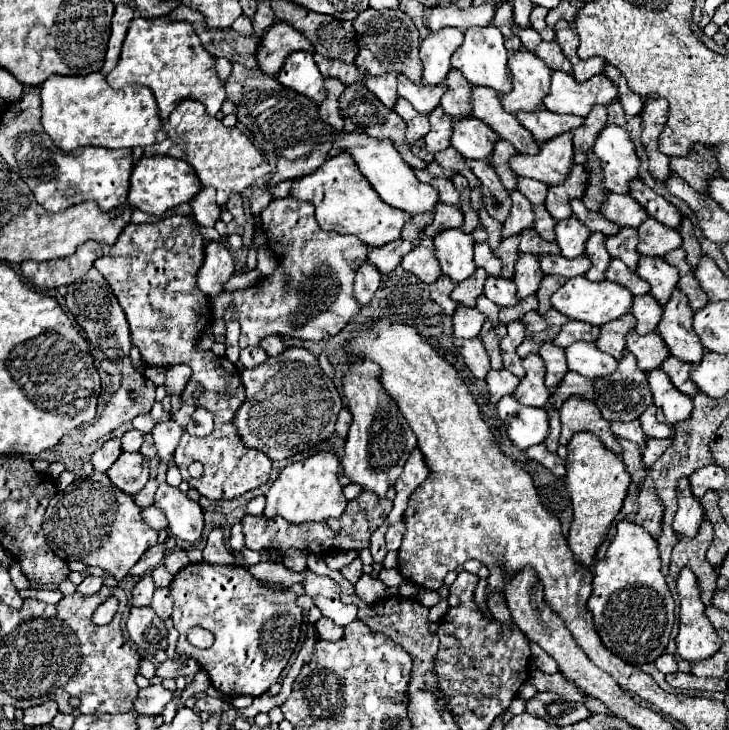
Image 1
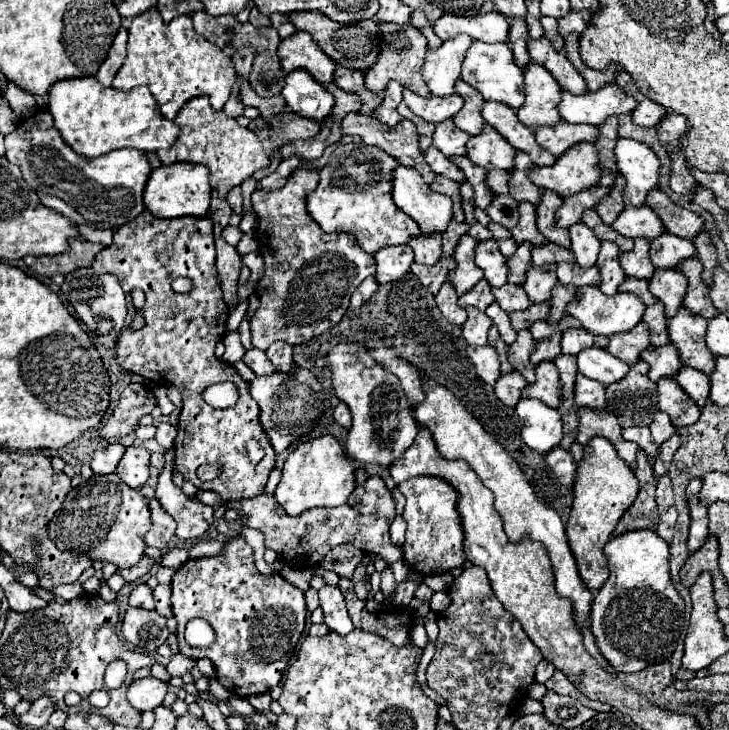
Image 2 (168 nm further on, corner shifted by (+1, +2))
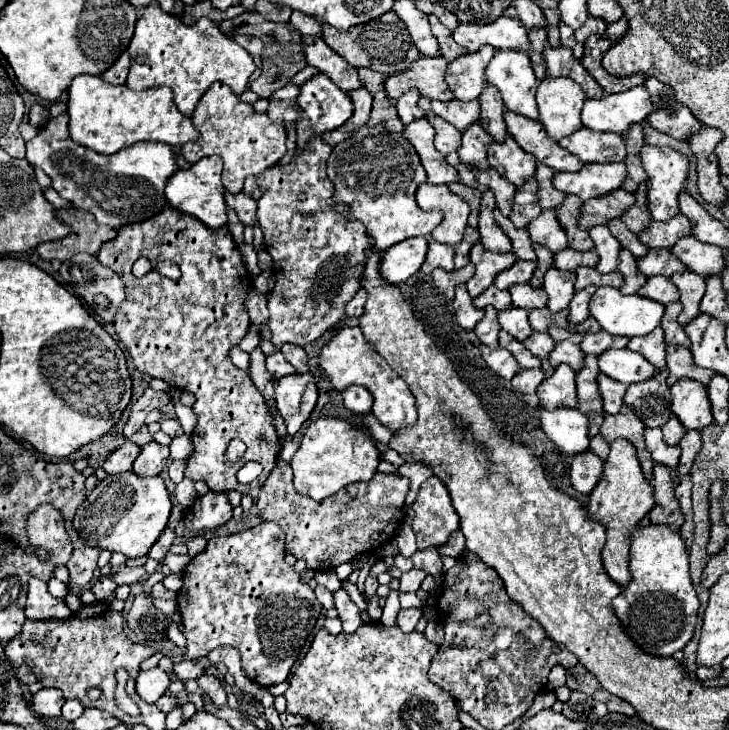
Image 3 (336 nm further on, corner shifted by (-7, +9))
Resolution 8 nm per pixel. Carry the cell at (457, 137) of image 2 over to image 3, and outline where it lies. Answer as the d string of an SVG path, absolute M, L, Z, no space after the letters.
M481 123L477 125L469 125L469 129L465 129L465 133L461 133L461 147L457 149L459 157L463 163L475 165L479 169L487 169L487 151L485 145L491 141L489 133L481 127Z

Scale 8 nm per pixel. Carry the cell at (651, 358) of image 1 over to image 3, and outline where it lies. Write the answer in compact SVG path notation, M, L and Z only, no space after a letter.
M667 345L667 369L669 369L667 385L677 383L679 379L695 379L695 381L707 383L713 377L709 369L701 369L699 365L693 365L691 357L693 355L689 353L687 347Z

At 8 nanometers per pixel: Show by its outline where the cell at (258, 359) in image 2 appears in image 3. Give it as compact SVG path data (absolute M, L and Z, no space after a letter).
M275 351L271 355L267 355L267 371L273 375L273 377L285 377L285 375L291 375L295 373L293 365L289 365L289 361L285 361L283 353L281 351Z

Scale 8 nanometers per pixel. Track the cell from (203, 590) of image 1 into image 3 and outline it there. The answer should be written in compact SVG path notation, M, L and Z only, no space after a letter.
M263 521L253 529L211 539L207 543L207 549L191 559L191 563L183 571L183 587L177 593L181 623L185 627L183 633L187 637L187 655L191 659L205 657L219 645L231 645L241 653L243 671L253 683L269 687L287 679L295 659L301 653L301 647L315 627L321 605L313 589L301 581L301 575L291 565L287 565L283 557L283 529L277 523Z

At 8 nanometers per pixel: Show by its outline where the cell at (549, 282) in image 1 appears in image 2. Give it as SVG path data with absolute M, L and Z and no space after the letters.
M557 284L557 288L553 288L553 296L551 296L551 314L549 314L549 322L557 324L567 312L567 306L577 298L577 288L569 290L563 284Z

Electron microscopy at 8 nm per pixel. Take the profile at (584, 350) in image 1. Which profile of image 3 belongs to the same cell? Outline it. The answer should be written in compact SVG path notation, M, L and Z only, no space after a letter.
M607 349L607 353L597 355L597 365L601 373L625 385L645 381L657 371L645 357L629 349Z

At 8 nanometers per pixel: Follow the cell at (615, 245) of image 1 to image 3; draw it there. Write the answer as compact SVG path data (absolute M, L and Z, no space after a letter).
M649 249L645 257L637 259L637 269L641 269L643 275L667 275L671 277L673 273L685 271L681 263L675 261L675 257L669 253L669 249Z

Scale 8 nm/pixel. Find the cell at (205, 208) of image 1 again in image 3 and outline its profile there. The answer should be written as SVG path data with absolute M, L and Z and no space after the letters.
M225 193L225 201L227 205L237 213L237 217L243 221L243 225L253 225L257 221L257 201L253 201L251 197L247 197L245 193Z

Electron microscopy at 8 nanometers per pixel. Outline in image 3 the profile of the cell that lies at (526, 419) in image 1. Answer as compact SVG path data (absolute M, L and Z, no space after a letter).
M539 405L537 411L541 417L541 429L561 451L575 455L589 449L589 419L581 411L569 407L549 411L543 405Z

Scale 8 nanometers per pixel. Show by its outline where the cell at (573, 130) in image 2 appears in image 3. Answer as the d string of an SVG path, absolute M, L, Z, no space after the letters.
M581 127L577 133L557 141L563 149L577 155L583 163L605 163L623 161L625 143L617 133L593 133L593 129Z

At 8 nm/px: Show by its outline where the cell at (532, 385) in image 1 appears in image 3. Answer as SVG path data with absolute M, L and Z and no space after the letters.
M557 365L555 373L537 387L537 395L545 409L555 409L561 405L575 407L577 405L575 371L569 369L569 365Z

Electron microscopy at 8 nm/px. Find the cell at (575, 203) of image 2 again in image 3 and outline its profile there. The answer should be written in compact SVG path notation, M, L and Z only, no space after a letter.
M615 189L609 197L593 197L593 201L585 201L579 213L579 227L591 229L593 225L605 225L613 217L621 217L621 213L635 203L633 193L623 189Z

